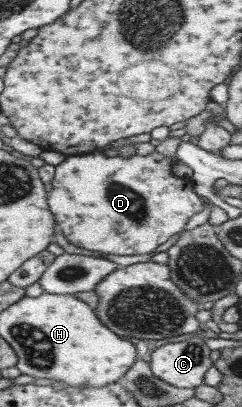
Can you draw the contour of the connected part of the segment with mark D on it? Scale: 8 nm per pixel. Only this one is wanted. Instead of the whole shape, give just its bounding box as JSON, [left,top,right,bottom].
[46,151,203,255]

